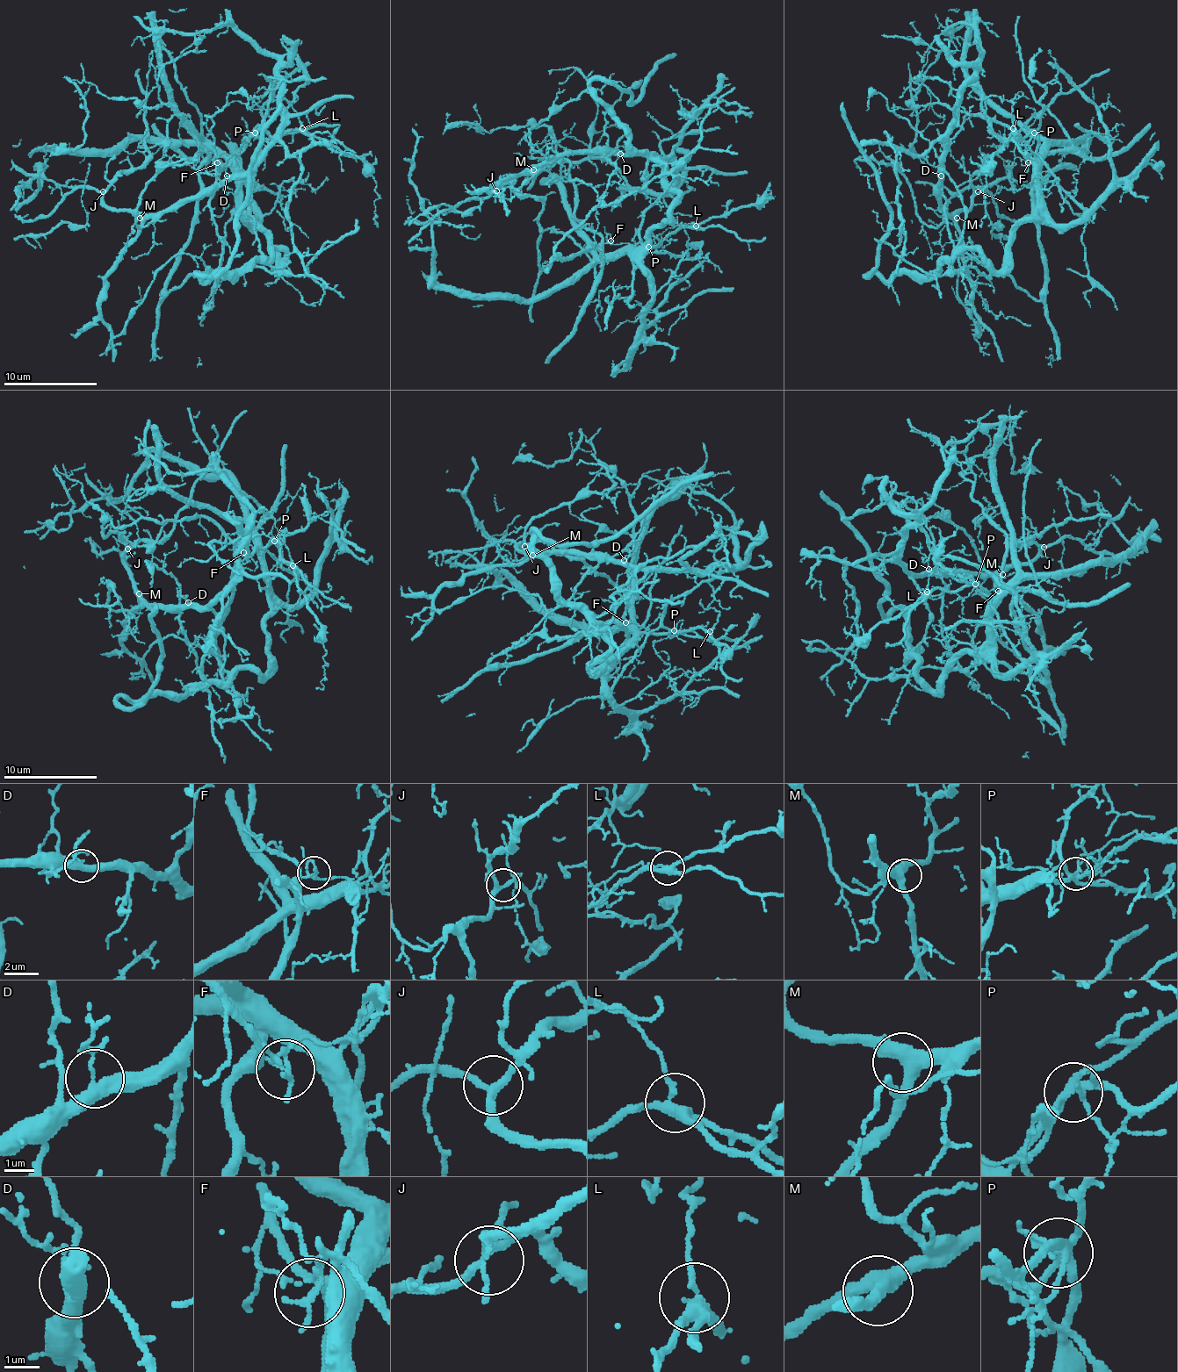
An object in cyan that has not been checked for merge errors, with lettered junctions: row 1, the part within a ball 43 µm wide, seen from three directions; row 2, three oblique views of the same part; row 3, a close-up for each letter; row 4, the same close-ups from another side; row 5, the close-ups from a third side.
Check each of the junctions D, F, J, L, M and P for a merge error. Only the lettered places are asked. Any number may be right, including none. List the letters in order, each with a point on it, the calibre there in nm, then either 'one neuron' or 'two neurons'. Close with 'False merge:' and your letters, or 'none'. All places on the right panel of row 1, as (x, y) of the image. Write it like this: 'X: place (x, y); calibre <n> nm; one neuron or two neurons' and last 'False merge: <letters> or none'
D: place (941, 175); calibre 320 nm; one neuron
F: place (1028, 162); calibre 130 nm; two neurons
J: place (978, 191); calibre 240 nm; one neuron
L: place (1013, 128); calibre 300 nm; one neuron
M: place (957, 218); calibre 420 nm; one neuron
P: place (1034, 132); calibre 260 nm; two neurons
False merge: F, P

